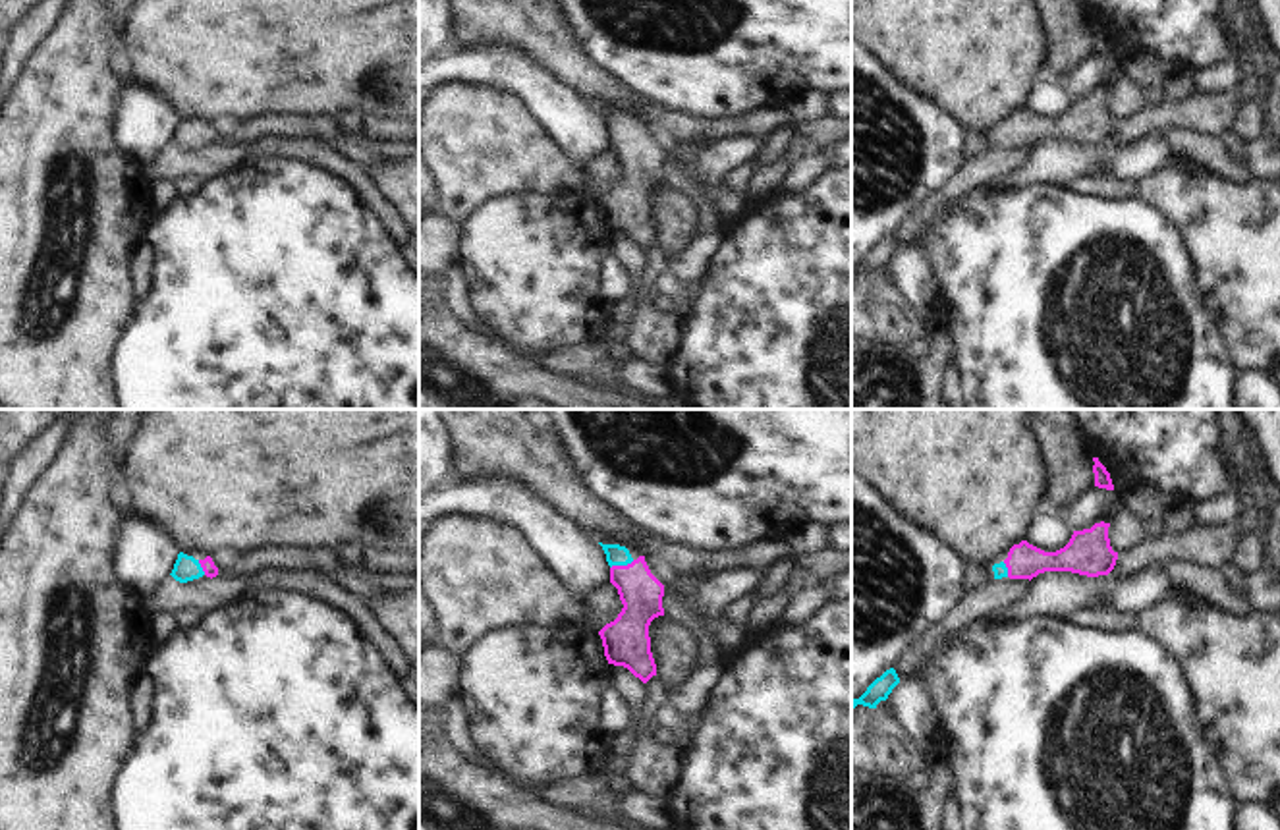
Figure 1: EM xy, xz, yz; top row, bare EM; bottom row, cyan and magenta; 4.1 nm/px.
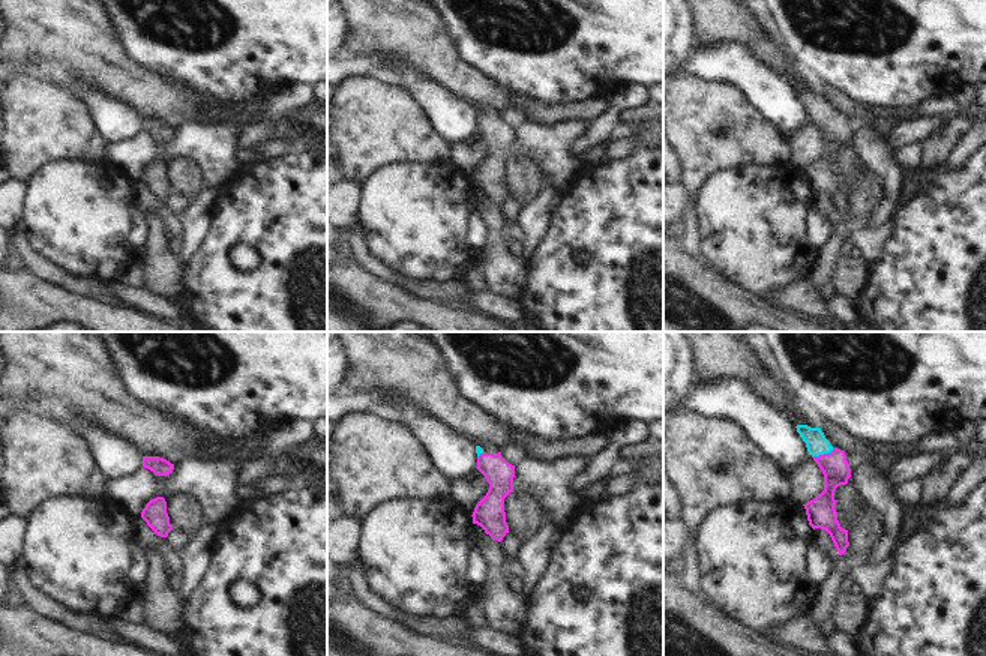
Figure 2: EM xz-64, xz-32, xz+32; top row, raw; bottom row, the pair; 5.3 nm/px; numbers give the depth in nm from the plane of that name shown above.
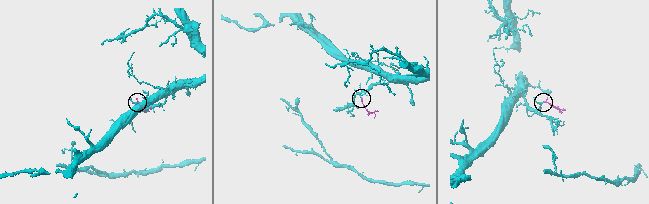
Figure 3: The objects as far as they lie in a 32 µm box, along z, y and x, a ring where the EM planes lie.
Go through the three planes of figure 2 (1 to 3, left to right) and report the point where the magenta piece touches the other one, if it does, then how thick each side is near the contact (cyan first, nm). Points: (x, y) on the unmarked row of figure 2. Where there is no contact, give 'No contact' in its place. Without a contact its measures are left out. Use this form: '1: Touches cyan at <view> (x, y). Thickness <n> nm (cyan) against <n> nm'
1: No contact
2: Touches cyan at xz-32 (479, 117). Thickness 40 nm (cyan) against 160 nm
3: Touches cyan at xz+32 (823, 117). Thickness 120 nm (cyan) against 140 nm

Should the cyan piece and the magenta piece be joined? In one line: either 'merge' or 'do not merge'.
merge

